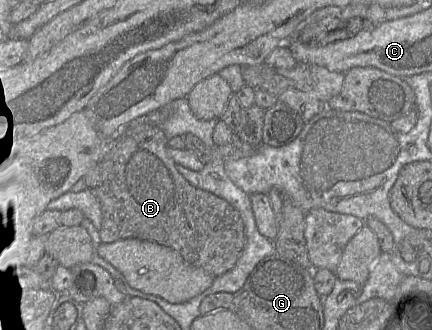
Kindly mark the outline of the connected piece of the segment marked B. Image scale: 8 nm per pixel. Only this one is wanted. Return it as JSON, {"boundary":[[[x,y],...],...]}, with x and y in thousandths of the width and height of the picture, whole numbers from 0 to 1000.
{"boundary":[[[317,370],[285,400],[255,464],[225,497],[229,558],[213,573],[234,621],[234,733],[250,739],[287,724],[354,730],[403,755],[435,800],[468,812],[495,839],[509,836],[544,806],[567,745],[563,667],[523,606],[442,561],[405,497],[387,461],[387,418],[361,376]]]}

